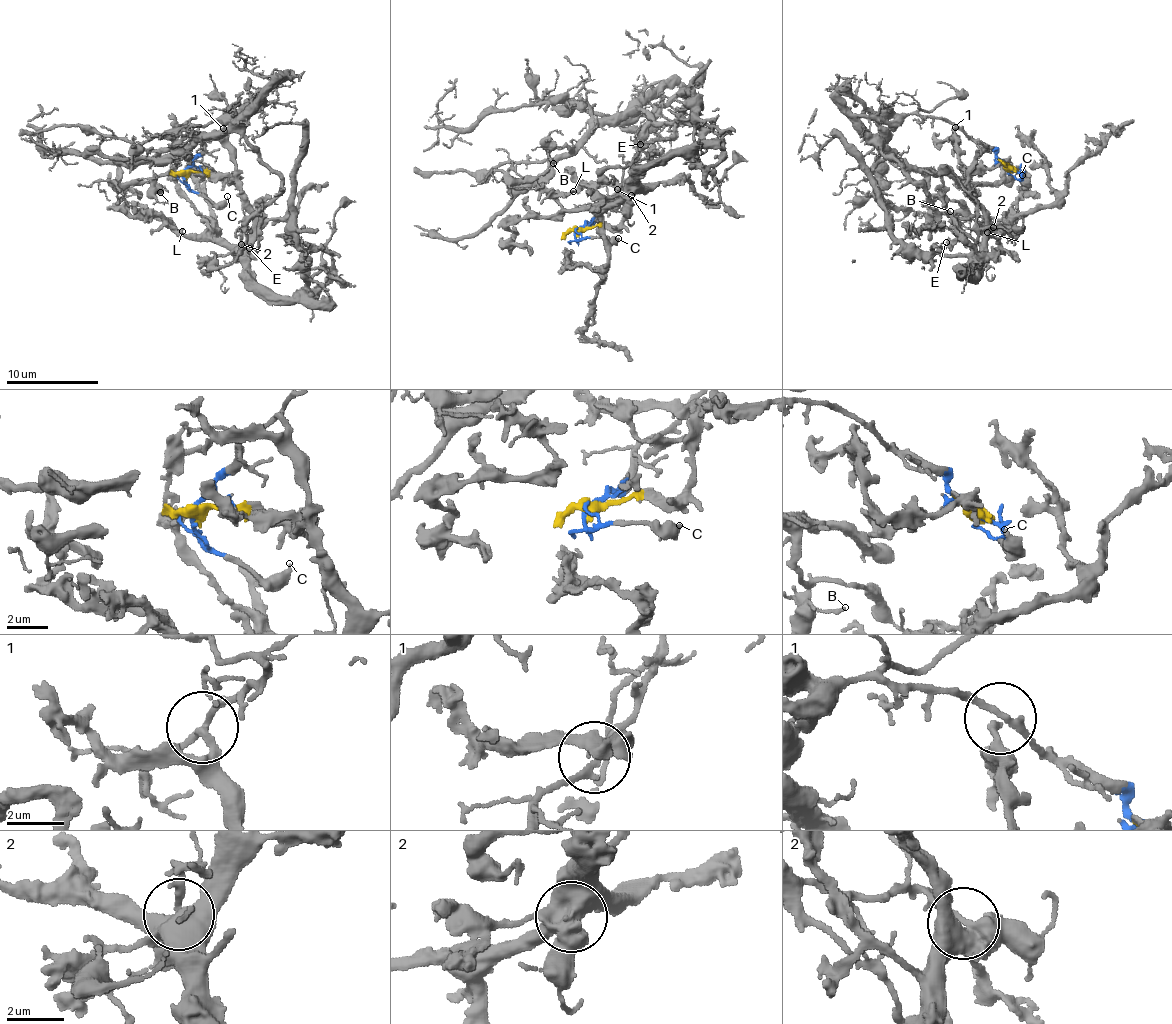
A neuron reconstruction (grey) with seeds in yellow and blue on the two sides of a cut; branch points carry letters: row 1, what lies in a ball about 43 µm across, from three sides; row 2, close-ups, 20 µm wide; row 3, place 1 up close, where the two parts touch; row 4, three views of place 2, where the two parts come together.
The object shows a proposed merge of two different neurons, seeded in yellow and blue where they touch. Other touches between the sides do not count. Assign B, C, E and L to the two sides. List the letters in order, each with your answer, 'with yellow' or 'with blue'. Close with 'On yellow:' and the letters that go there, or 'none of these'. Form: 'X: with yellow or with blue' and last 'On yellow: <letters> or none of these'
B: with blue
C: with blue
E: with yellow
L: with yellow
On yellow: E, L

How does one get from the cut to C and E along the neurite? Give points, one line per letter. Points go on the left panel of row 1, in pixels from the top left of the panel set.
C: (183, 174), (195, 192), (216, 202), (228, 197)
E: (183, 174), (225, 176), (234, 182), (233, 177), (242, 204), (252, 215), (249, 257), (256, 248), (248, 248)

